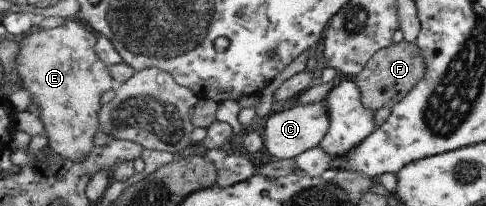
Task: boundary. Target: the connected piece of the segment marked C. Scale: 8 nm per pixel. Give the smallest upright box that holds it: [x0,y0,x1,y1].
[262,100,331,159]

